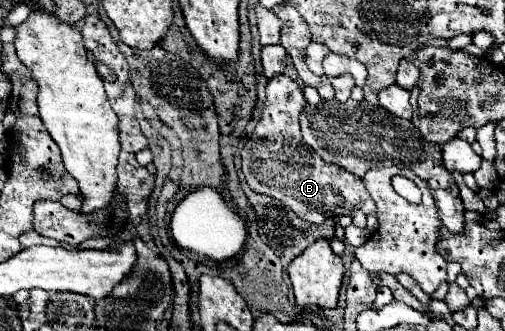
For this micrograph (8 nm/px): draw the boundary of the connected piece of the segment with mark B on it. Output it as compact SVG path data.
M276 74L268 82L266 94L268 100L262 118L242 150L242 172L248 186L254 192L284 202L298 218L310 224L320 224L328 216L352 214L354 210L374 214L374 200L368 196L362 180L340 166L324 162L302 142L300 114L304 112L306 98L298 84L284 74Z

